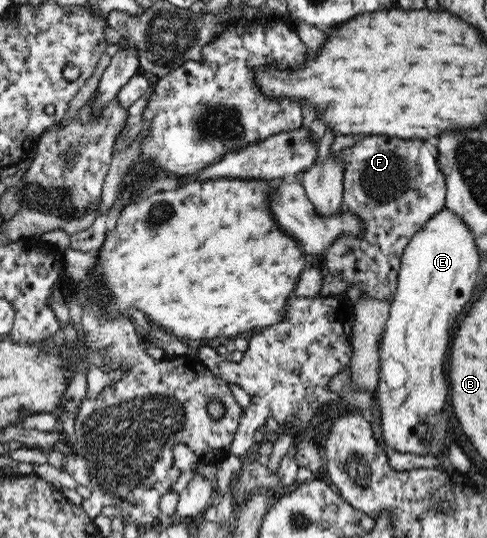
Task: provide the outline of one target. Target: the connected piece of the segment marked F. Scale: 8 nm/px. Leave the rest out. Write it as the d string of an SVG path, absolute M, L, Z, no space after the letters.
M365 135L359 136L355 145L332 155L344 161L344 192L340 209L356 213L360 219L364 219L364 230L360 238L347 238L343 234L338 236L338 240L326 250L322 267L330 275L344 275L342 279L348 283L348 287L358 287L360 297L390 300L396 292L400 260L406 245L428 220L447 208L446 180L437 161L438 147L434 145L434 140Z

